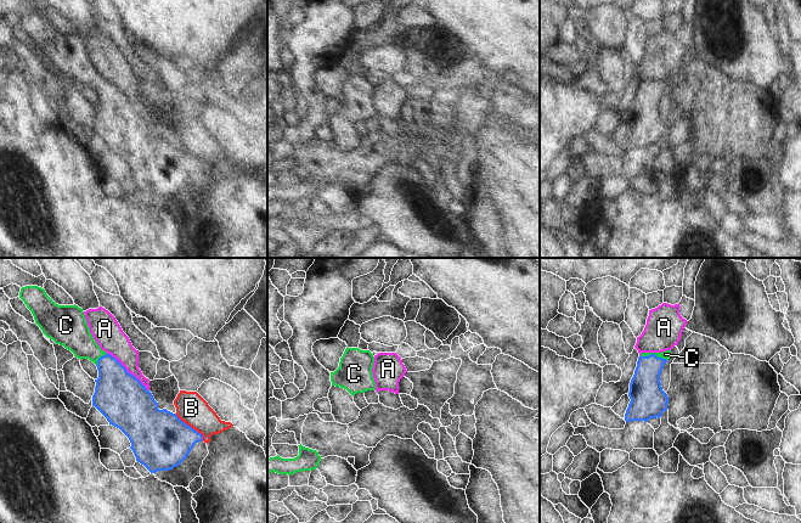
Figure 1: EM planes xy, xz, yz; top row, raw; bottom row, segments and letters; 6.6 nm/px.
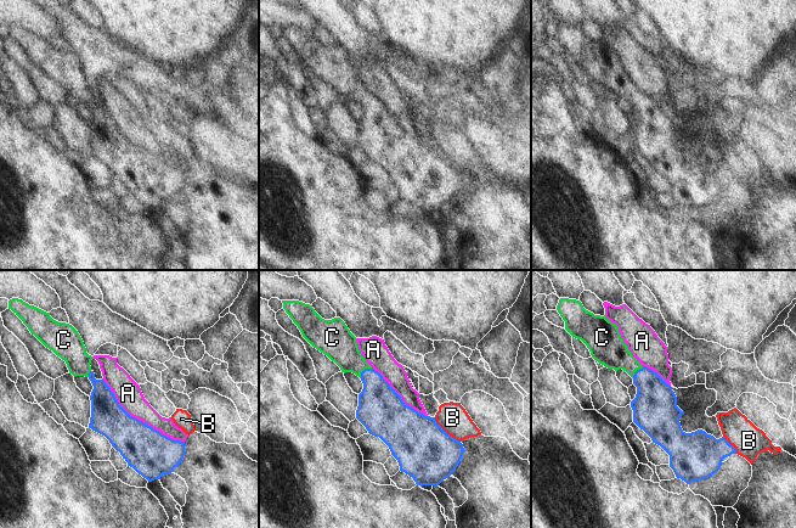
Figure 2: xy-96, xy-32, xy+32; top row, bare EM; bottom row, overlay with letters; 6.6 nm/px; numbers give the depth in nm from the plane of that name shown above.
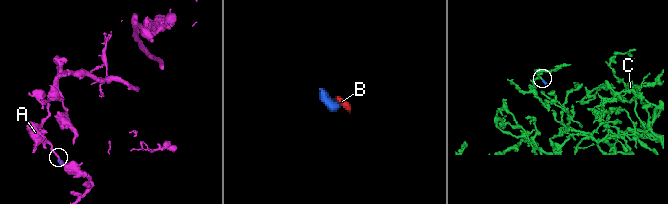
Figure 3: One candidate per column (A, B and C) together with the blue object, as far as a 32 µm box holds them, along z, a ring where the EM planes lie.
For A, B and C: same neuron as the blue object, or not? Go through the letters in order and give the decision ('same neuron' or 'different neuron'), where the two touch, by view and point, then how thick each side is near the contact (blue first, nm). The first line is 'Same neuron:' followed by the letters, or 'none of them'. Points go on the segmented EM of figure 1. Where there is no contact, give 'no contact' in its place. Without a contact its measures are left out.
Same neuron: C
A: different neuron | xy (127, 371) | 320/190 nm
B: different neuron | xy (191, 427) | 380/200 nm
C: same neuron | yz (654, 354) | 220/50 nm

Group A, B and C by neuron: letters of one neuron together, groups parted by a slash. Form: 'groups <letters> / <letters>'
groups A / B / C

